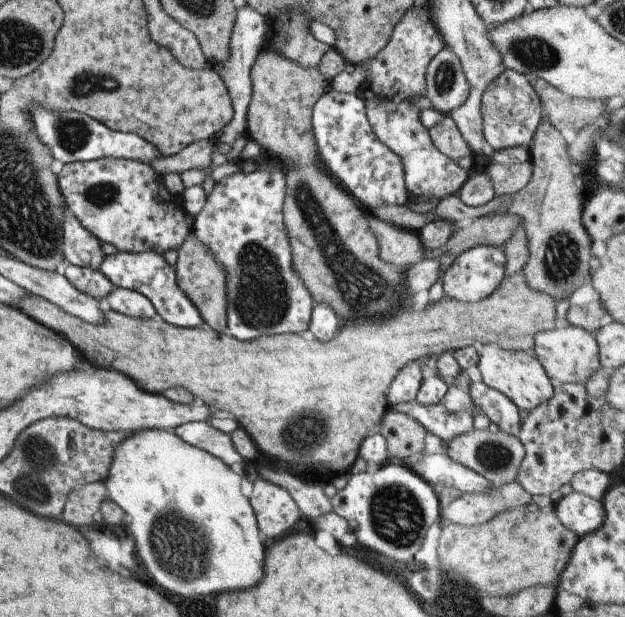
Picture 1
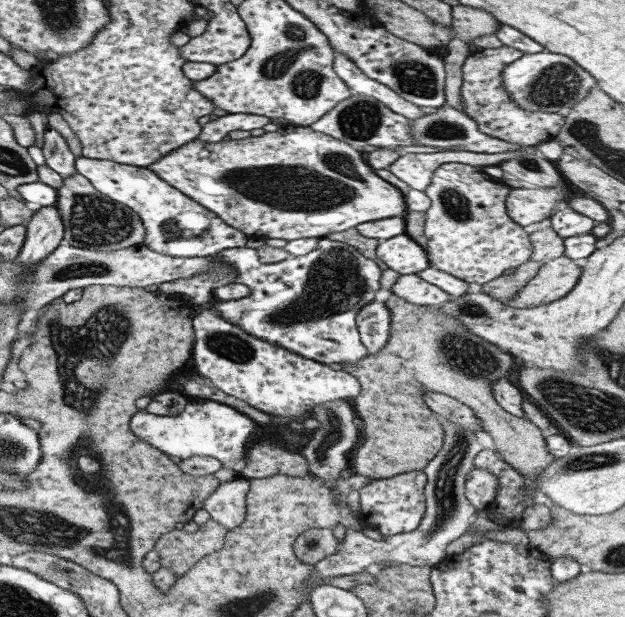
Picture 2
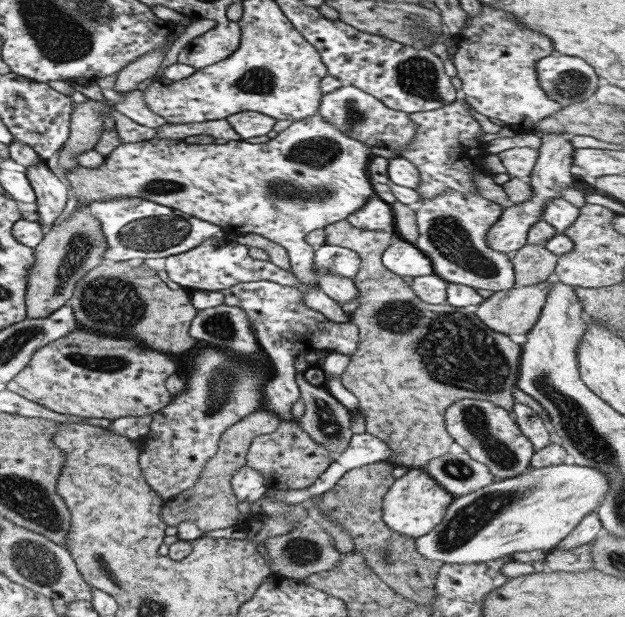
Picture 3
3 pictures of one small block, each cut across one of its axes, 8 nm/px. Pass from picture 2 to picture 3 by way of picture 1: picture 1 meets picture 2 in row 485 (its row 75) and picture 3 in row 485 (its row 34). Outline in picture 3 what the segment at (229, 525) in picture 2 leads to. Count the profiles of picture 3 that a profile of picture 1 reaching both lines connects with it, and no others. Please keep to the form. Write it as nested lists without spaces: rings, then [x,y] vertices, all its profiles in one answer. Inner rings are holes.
[[[245,464],[231,478],[231,487],[237,498],[240,513],[252,513],[253,504],[263,498],[267,491],[262,474]]]

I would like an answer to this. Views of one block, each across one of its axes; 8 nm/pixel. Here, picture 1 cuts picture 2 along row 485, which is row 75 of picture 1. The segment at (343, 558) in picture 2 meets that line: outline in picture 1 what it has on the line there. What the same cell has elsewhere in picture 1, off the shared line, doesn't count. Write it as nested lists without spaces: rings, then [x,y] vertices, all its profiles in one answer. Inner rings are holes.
[[[444,47],[430,62],[426,70],[426,94],[433,108],[442,114],[462,106],[470,92],[460,58]]]

